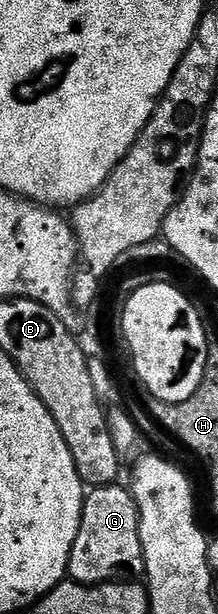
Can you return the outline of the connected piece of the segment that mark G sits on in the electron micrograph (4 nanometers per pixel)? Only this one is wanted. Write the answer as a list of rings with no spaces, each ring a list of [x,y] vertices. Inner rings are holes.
[[[115,483],[110,486],[93,488],[84,497],[82,522],[78,526],[78,538],[74,538],[74,546],[70,550],[70,562],[68,563],[68,576],[75,580],[77,584],[95,586],[97,584],[132,582],[144,576],[140,511],[131,491],[127,487],[120,487],[119,483]]]

